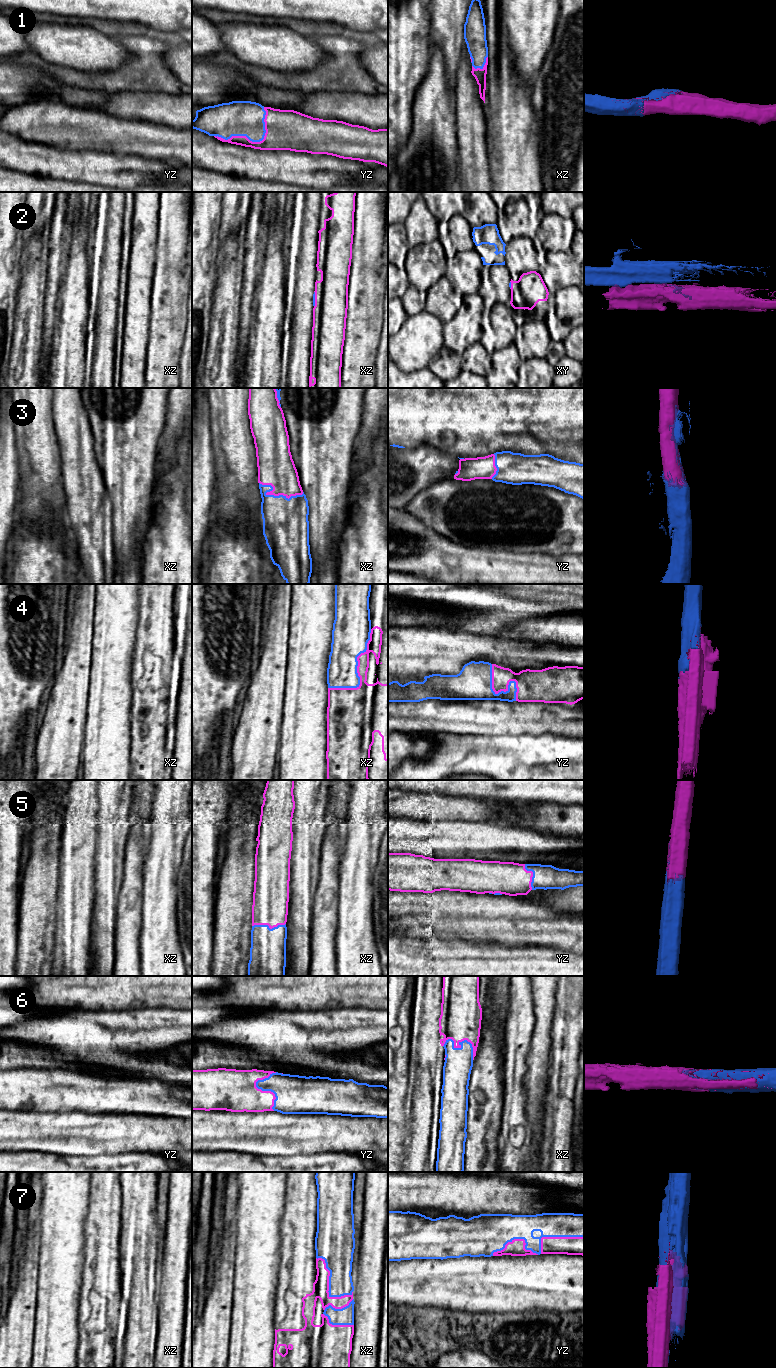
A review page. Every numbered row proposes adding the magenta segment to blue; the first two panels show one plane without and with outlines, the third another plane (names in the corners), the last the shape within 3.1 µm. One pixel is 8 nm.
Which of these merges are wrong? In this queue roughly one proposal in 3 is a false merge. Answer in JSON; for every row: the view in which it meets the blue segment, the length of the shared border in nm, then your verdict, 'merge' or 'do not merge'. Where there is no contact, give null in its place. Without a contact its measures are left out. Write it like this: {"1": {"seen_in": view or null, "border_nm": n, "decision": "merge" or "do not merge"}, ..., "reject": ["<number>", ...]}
{"1": {"seen_in": "yz", "border_nm": 480, "decision": "merge"}, "2": {"seen_in": "xz", "border_nm": 130, "decision": "do not merge"}, "3": {"seen_in": "xz", "border_nm": 380, "decision": "merge"}, "4": {"seen_in": "xz", "border_nm": 600, "decision": "merge"}, "5": {"seen_in": "xz", "border_nm": 280, "decision": "merge"}, "6": {"seen_in": "xz", "border_nm": 280, "decision": "merge"}, "7": {"seen_in": "xz", "border_nm": 420, "decision": "do not merge"}, "reject": ["2", "7"]}

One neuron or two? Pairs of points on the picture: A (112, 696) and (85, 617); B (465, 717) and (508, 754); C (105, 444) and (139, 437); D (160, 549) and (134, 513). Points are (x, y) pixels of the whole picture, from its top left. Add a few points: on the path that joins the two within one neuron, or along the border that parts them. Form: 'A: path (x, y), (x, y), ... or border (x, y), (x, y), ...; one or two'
A: border (93, 614), (91, 661); two
B: border (462, 735), (510, 735); two
C: path (113, 444), (122, 444), (131, 437); one
D: border (151, 507), (142, 553); two

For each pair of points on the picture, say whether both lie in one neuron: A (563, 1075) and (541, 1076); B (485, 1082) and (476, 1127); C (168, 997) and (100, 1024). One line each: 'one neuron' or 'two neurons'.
A: two neurons
B: one neuron
C: two neurons

